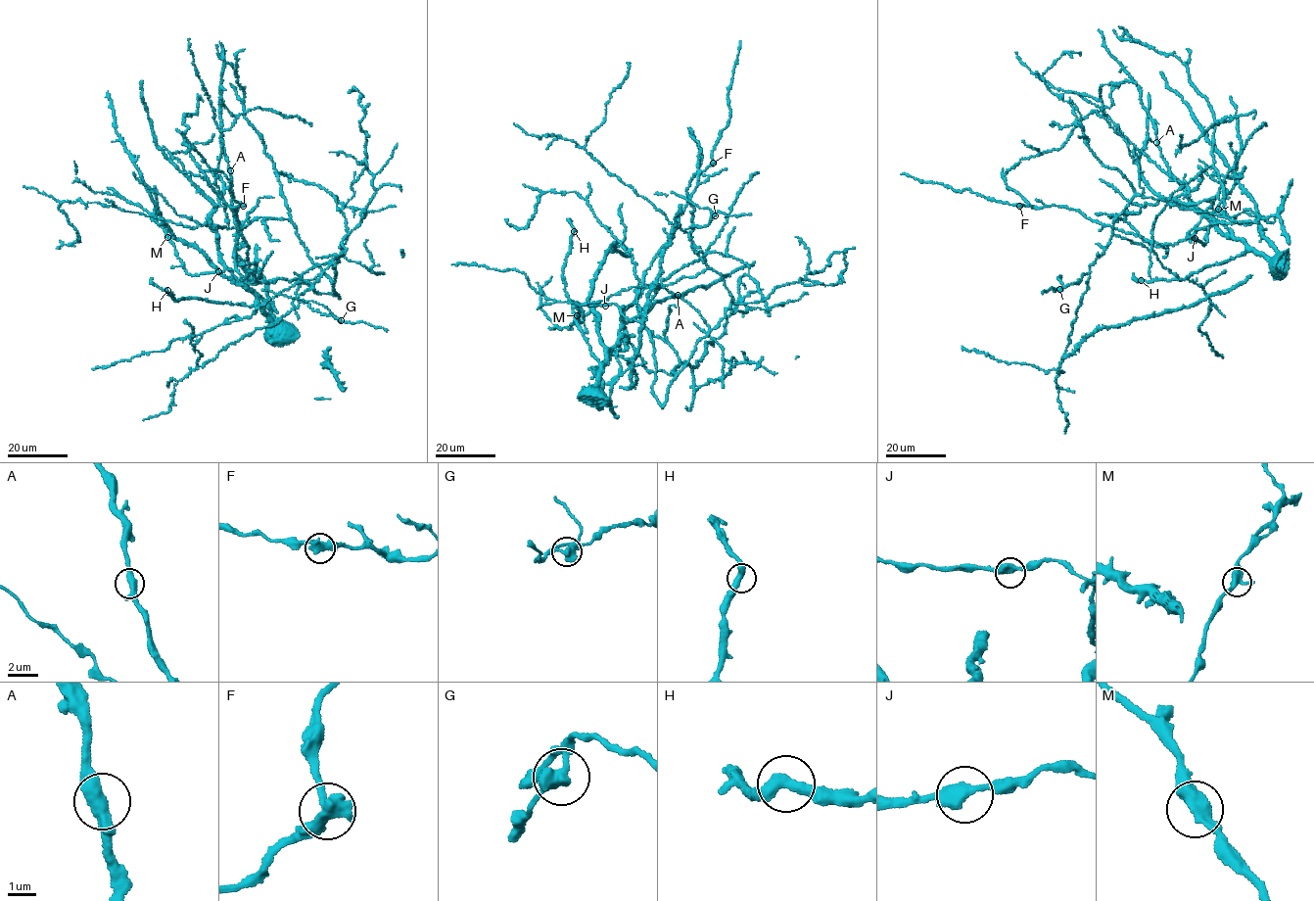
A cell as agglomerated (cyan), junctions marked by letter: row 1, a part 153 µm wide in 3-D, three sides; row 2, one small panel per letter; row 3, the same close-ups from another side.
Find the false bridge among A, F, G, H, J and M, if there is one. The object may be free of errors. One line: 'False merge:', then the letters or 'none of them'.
False merge: G

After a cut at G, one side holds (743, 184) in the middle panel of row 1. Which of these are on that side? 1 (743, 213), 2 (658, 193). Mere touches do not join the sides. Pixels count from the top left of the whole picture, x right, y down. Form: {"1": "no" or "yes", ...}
{"1": "no", "2": "yes"}

